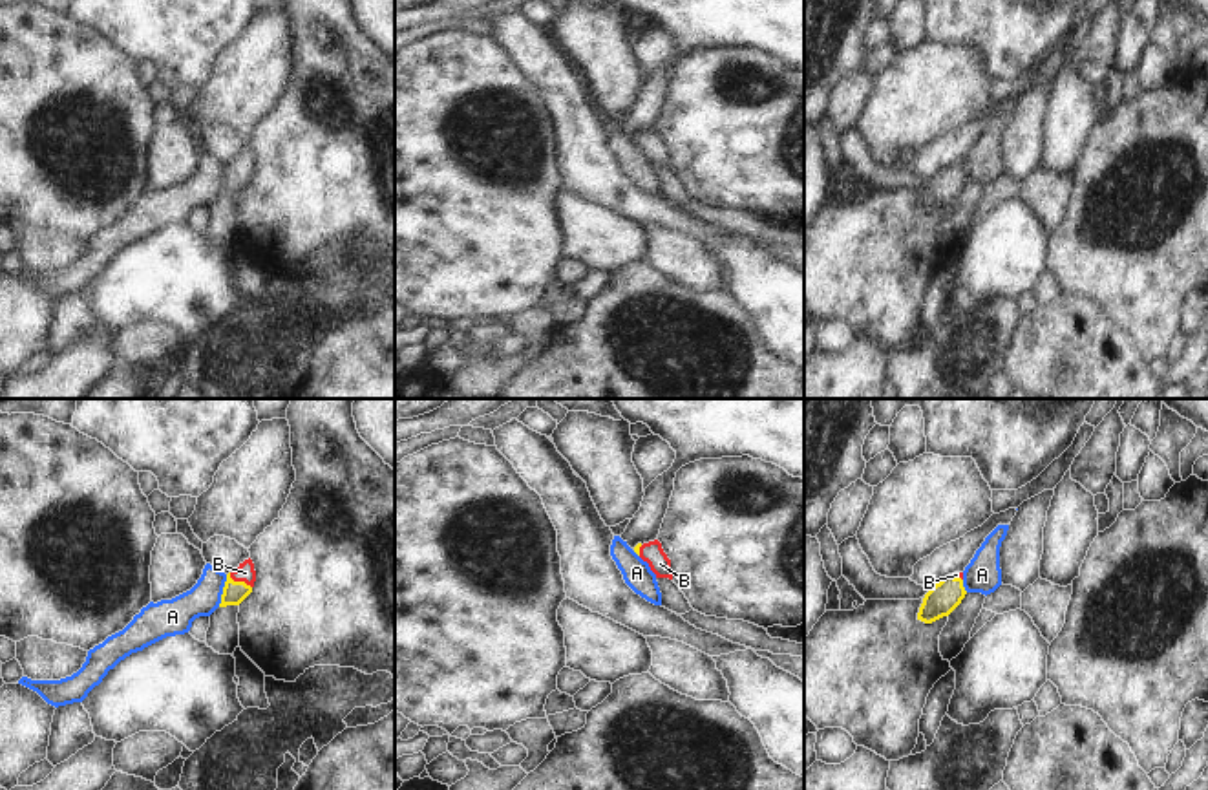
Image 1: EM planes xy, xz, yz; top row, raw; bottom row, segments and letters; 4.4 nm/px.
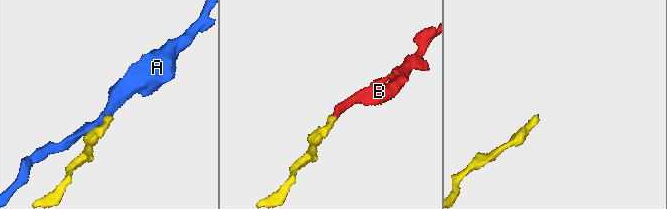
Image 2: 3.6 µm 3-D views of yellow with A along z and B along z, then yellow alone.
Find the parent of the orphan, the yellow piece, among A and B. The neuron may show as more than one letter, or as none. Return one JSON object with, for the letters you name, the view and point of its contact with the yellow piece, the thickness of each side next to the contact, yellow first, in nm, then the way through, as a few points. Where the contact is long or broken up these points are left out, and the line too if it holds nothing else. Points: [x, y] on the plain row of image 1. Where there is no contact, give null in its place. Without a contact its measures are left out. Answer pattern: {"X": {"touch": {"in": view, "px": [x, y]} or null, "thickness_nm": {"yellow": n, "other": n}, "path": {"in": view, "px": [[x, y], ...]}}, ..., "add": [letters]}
{"B": {"touch": {"in": "xy", "px": [240, 172]}, "thickness_nm": {"yellow": 100, "other": 80}, "path": {"in": "xy", "px": [[234, 183], [240, 172], [245, 163]]}}, "add": ["B"]}

